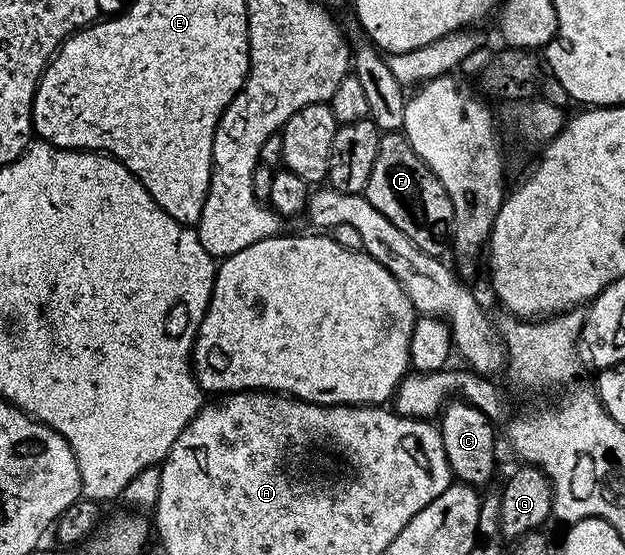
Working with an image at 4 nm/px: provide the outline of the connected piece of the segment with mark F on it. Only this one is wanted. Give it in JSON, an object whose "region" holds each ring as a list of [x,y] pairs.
{"region":[[[381,134],[378,157],[374,157],[374,169],[370,169],[370,181],[363,194],[367,195],[370,205],[374,205],[382,217],[390,217],[390,221],[394,221],[418,249],[431,255],[445,254],[444,246],[449,246],[452,234],[454,205],[446,189],[442,189],[442,181],[438,181],[426,161],[414,153],[403,134]]]}

